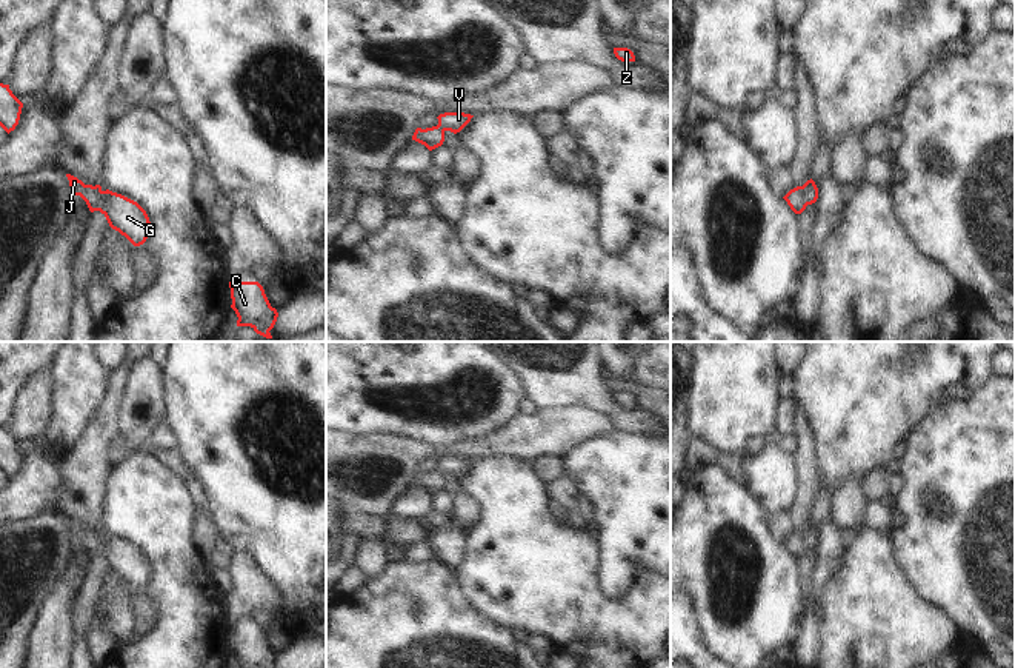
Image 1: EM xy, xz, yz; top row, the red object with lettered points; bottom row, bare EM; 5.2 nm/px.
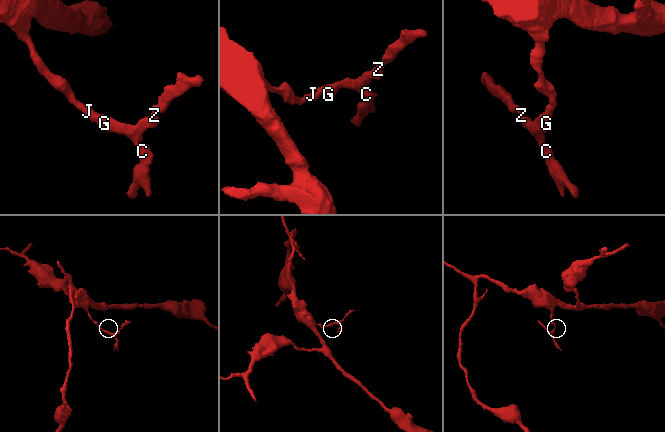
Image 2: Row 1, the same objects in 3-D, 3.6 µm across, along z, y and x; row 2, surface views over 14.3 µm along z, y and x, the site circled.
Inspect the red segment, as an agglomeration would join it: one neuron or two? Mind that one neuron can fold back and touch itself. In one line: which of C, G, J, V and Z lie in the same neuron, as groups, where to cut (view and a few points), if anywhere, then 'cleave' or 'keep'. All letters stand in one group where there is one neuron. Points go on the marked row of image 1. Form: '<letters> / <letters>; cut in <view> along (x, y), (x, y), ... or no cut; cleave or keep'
C G J V Z; no cut; keep

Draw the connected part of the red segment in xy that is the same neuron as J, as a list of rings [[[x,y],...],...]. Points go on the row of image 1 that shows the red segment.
[[[66,174],[66,177],[71,195],[80,195],[91,212],[100,211],[109,226],[125,235],[134,246],[146,242],[151,222],[146,211],[137,202],[109,189],[103,191],[100,185],[85,185],[71,174]]]

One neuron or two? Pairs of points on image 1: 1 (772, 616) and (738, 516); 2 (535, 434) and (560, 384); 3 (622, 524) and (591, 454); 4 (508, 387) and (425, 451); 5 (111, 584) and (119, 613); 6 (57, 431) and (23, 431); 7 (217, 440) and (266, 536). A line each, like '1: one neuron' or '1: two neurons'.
1: one neuron
2: two neurons
3: one neuron
4: two neurons
5: one neuron
6: two neurons
7: one neuron

